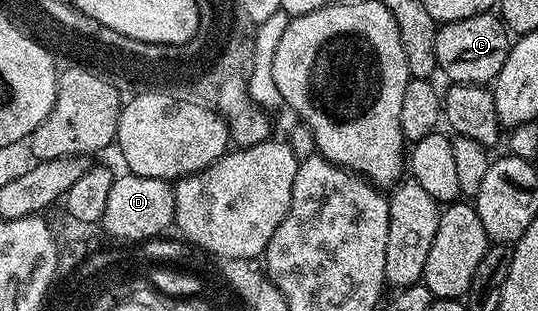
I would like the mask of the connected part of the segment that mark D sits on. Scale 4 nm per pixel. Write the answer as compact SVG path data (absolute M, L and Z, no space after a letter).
M129 171L115 176L112 191L108 191L108 204L104 207L101 228L106 228L122 241L143 243L150 238L161 238L166 228L174 225L174 185L168 181L141 177Z

